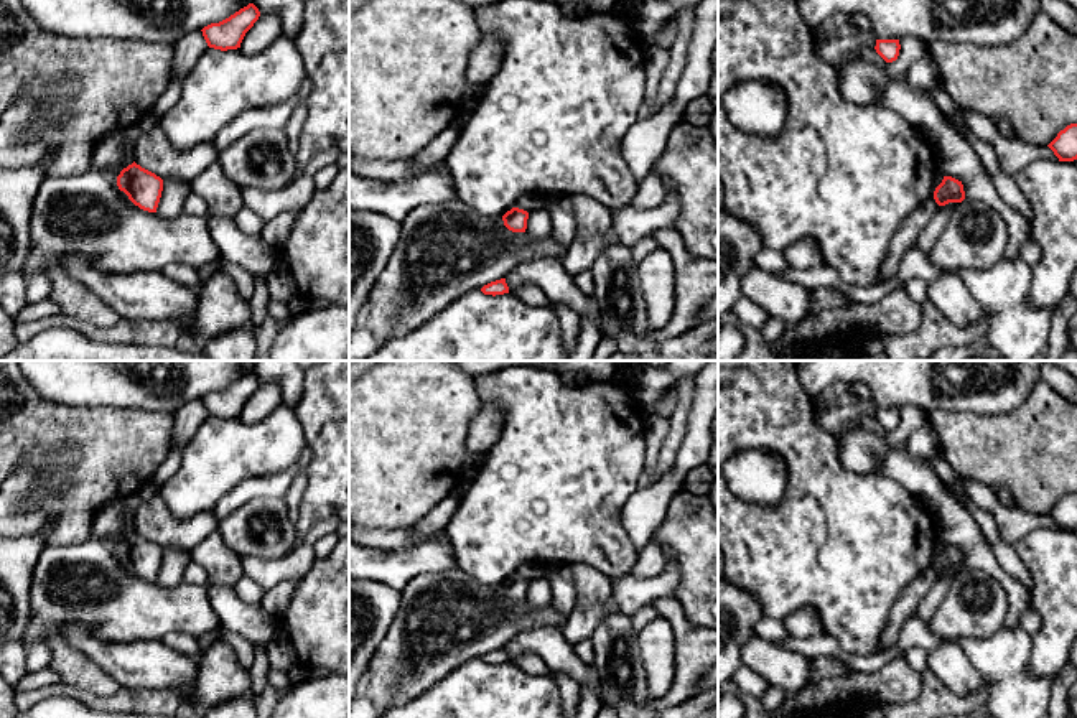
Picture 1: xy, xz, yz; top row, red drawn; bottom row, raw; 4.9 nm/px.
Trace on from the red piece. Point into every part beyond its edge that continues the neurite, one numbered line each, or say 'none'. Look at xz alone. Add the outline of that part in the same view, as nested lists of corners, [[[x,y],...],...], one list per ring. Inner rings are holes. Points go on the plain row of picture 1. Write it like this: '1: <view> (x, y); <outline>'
none

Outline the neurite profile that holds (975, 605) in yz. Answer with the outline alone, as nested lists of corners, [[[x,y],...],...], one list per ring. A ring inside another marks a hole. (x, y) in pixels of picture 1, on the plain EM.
[[[963,568],[937,606],[927,627],[942,639],[986,639],[1005,626],[1008,596],[980,570]]]

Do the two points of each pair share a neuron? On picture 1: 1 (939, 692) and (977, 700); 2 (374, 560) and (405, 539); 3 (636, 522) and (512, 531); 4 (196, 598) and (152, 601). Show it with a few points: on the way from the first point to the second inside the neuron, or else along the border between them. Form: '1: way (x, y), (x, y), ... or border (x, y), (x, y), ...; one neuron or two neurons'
1: way (949, 700), (967, 700); one neuron
2: border (428, 539), (402, 549), (366, 547); two neurons
3: border (636, 489), (621, 511), (621, 524), (639, 554); two neurons
4: way (185, 601), (163, 601); one neuron

